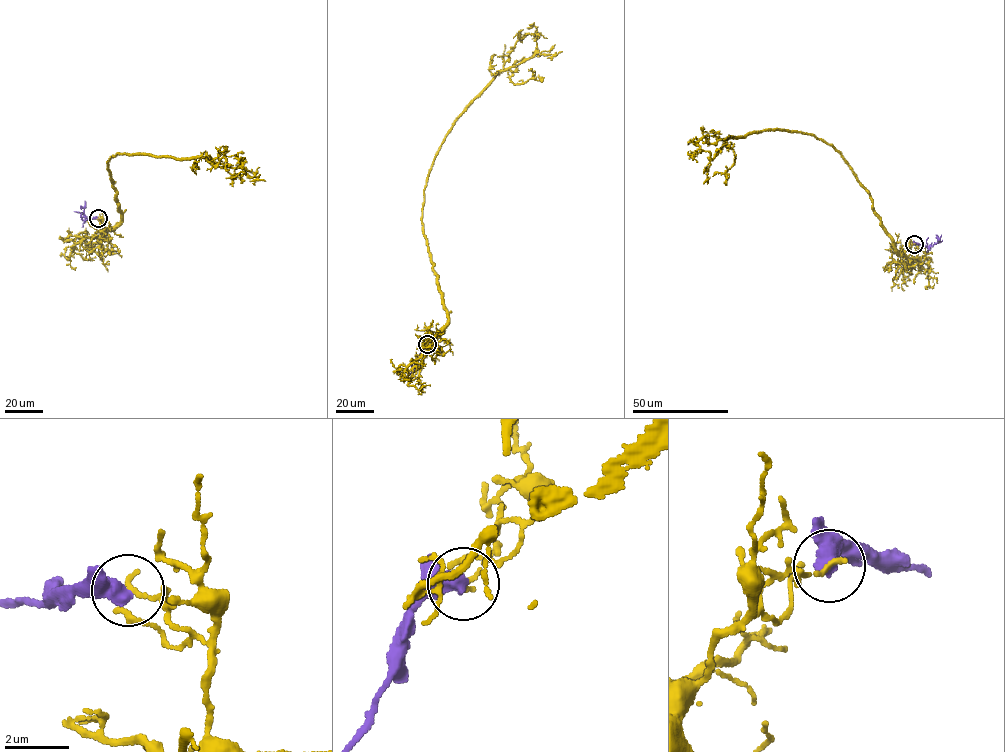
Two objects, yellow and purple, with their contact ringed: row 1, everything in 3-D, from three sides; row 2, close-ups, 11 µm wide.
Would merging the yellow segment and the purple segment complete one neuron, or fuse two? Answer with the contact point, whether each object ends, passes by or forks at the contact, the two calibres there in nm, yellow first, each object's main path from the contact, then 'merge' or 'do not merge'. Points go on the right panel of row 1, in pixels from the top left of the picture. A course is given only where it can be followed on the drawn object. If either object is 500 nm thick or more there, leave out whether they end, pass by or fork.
(914, 244) | 150/550 nm | yellow via (914, 244), (895, 250), (869, 192), (814, 136), (775, 129), (730, 138), (713, 159), (688, 142) | purple via (914, 244), (932, 246), (942, 240) | do not merge

